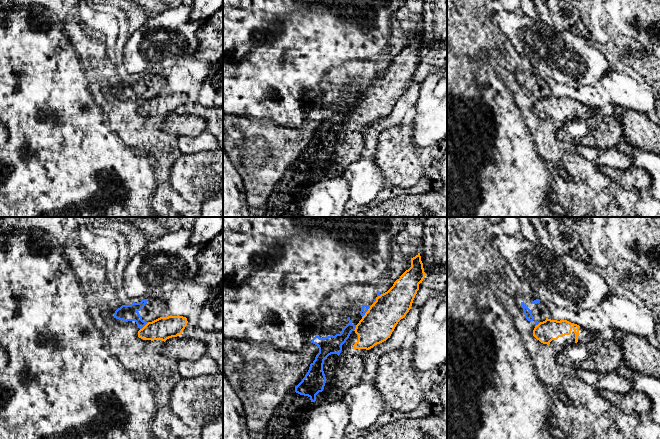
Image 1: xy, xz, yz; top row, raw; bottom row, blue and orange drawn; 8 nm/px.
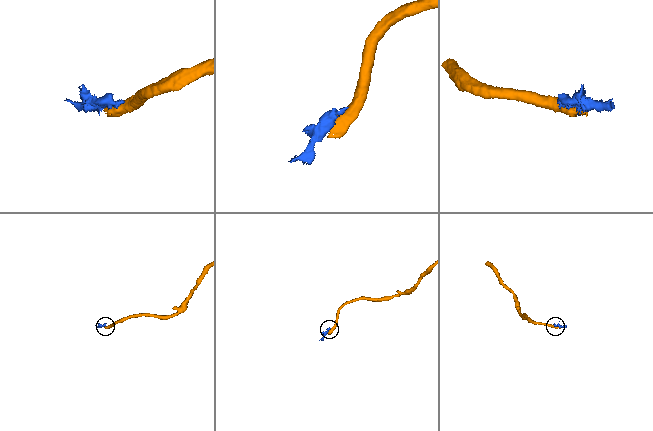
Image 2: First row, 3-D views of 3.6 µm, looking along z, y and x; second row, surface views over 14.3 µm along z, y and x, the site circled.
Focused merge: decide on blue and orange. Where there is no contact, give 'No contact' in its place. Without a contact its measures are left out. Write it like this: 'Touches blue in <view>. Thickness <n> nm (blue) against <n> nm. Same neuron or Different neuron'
Touches blue in xz. Thickness 60 nm (blue) against 280 nm. Different neuron

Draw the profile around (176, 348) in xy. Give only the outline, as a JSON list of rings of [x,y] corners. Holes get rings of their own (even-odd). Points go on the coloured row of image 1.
[[[178,335],[164,342],[161,353],[173,361],[196,361],[206,354],[206,345],[201,341]]]

